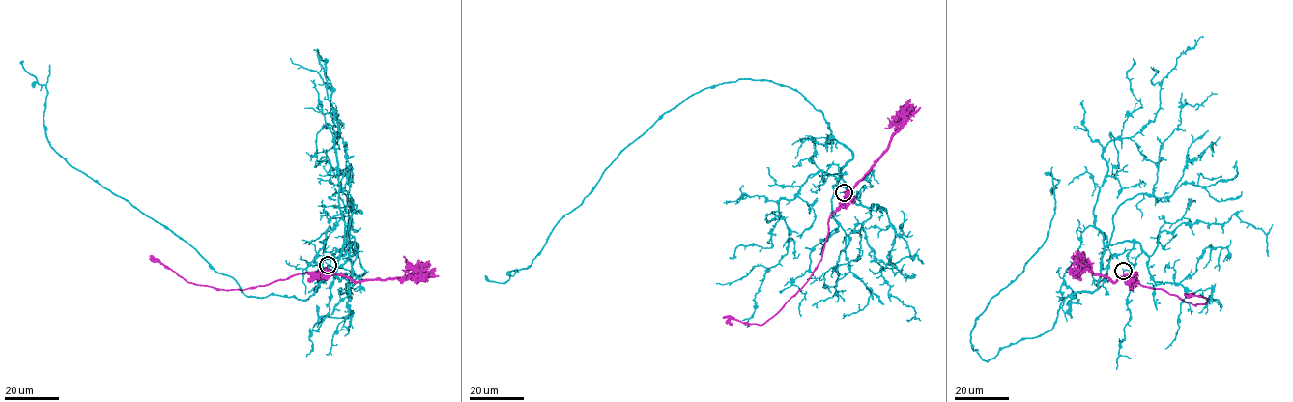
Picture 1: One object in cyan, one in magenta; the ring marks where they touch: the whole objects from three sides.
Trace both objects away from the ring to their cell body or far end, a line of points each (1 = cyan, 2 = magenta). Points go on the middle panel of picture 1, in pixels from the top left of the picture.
1: (844, 191), (861, 204), (821, 111), (772, 81), (724, 82), (620, 151), (530, 266), (484, 275)
2: (844, 192), (846, 200), (831, 215), (828, 222), (821, 259), (808, 280), (784, 306), (761, 325), (722, 318)

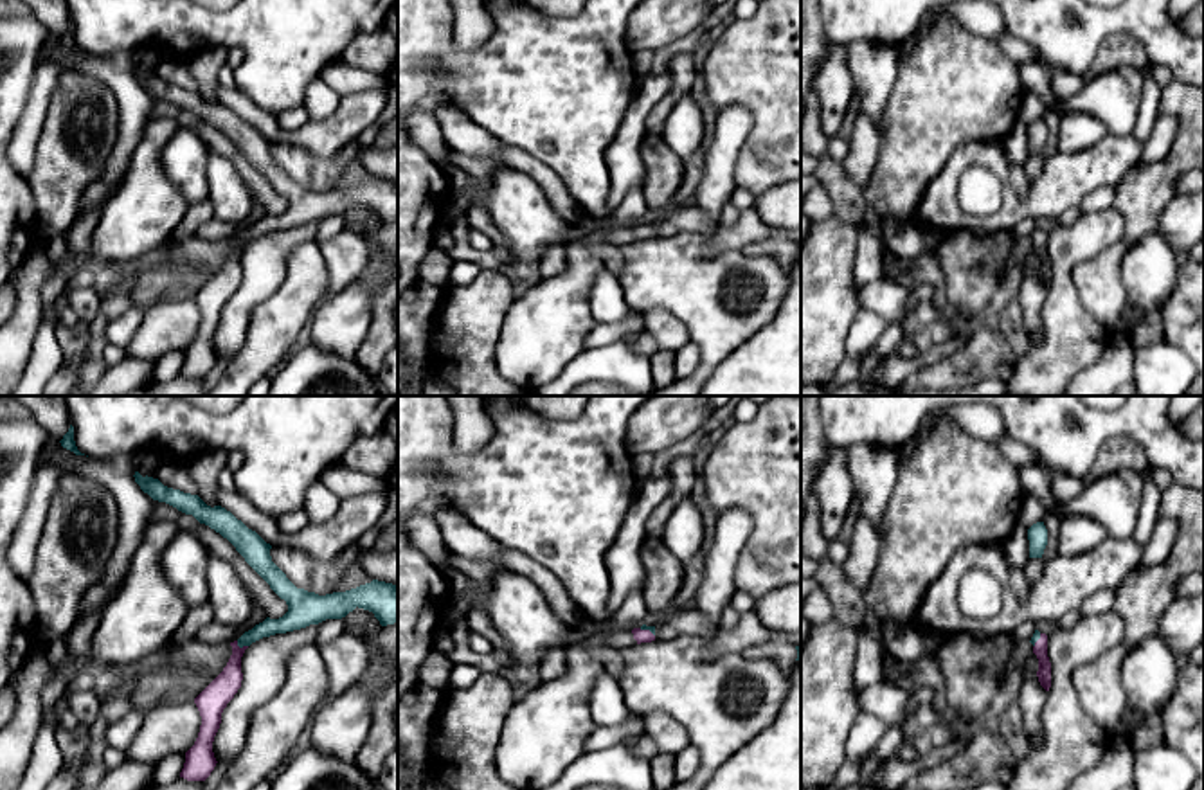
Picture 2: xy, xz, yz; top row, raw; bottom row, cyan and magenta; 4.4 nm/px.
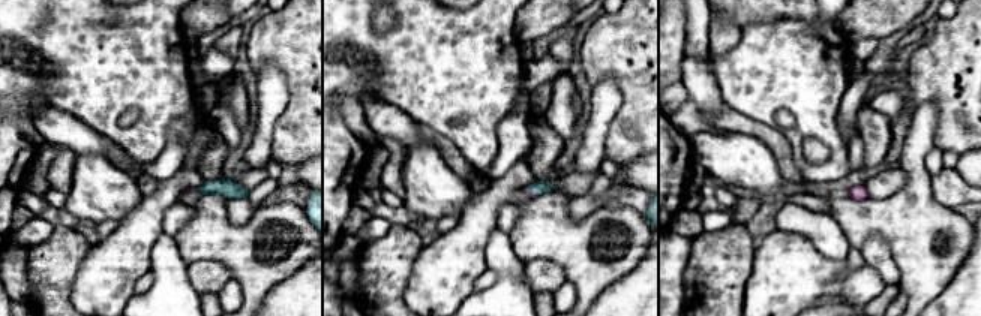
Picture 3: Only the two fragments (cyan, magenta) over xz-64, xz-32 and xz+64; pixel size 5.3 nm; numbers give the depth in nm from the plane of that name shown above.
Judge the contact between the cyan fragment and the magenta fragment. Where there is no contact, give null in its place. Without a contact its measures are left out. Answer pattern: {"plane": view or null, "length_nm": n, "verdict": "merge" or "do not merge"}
{"plane": "xy", "length_nm": 60, "verdict": "do not merge"}

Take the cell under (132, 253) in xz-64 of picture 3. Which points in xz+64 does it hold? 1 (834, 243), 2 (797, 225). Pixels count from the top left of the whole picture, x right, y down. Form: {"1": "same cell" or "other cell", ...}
{"1": "other cell", "2": "other cell"}

